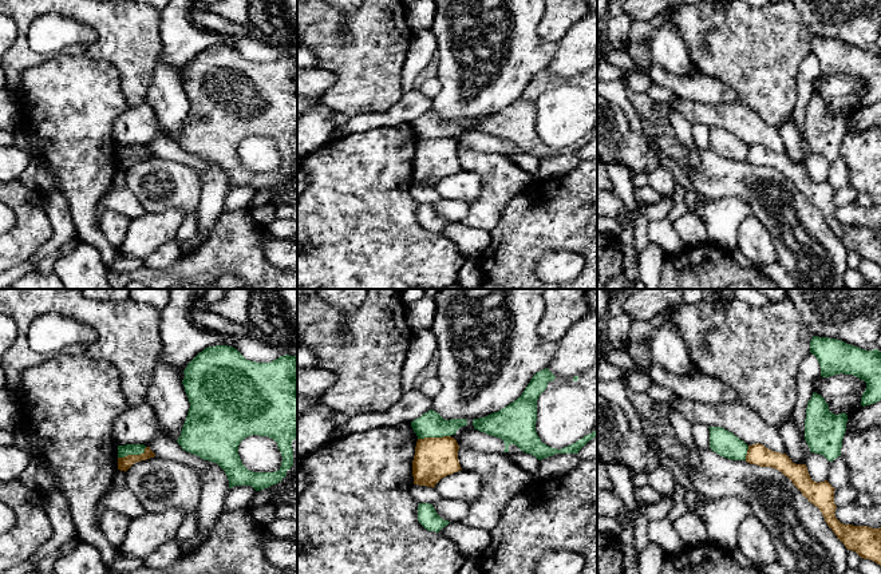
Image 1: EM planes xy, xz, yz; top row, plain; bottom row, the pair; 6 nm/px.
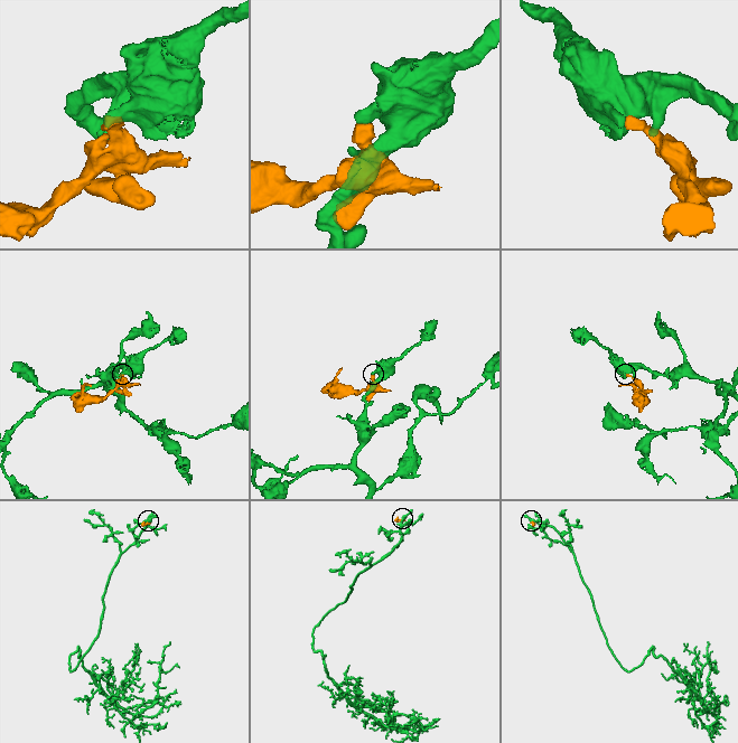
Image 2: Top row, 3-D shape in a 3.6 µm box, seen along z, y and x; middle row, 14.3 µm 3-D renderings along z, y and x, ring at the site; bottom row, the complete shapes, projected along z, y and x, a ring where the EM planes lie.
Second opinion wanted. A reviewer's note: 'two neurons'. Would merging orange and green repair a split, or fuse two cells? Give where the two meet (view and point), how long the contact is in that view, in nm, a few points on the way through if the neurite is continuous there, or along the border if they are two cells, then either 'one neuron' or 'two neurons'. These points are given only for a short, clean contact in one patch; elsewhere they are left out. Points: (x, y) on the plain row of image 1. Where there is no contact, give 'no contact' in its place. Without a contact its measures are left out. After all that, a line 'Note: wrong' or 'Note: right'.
xz (434, 138) | 200 nm | along xz (450, 135), (418, 139) | two neurons
Note: right

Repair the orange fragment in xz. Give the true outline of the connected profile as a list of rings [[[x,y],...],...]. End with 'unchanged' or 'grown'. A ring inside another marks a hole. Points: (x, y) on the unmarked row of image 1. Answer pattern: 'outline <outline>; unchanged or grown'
outline [[[451,136],[418,139],[412,161],[414,185],[434,189],[442,178],[461,171],[458,150]]]; unchanged

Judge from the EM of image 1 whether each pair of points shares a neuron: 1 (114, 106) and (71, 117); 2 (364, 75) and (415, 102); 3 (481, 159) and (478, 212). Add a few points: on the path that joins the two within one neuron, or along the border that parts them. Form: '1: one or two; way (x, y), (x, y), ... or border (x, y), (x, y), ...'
1: one; way (103, 106), (82, 106)
2: two; border (405, 92), (387, 110), (376, 113)
3: one; way (486, 173), (490, 178), (490, 198)

